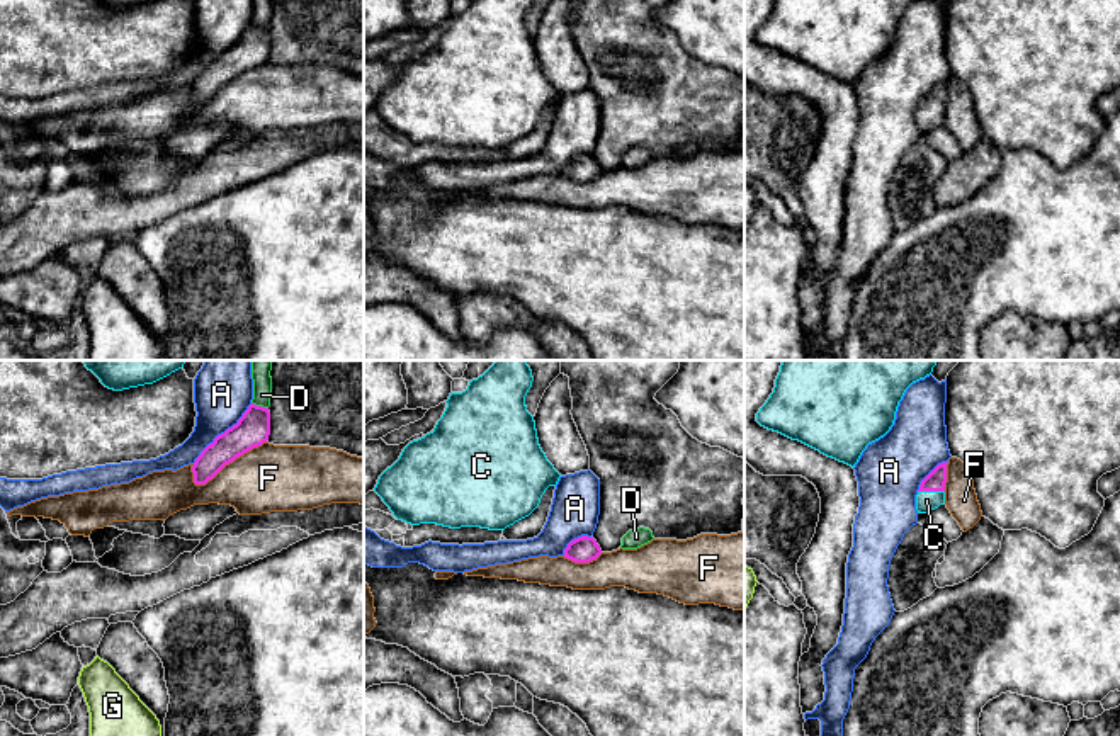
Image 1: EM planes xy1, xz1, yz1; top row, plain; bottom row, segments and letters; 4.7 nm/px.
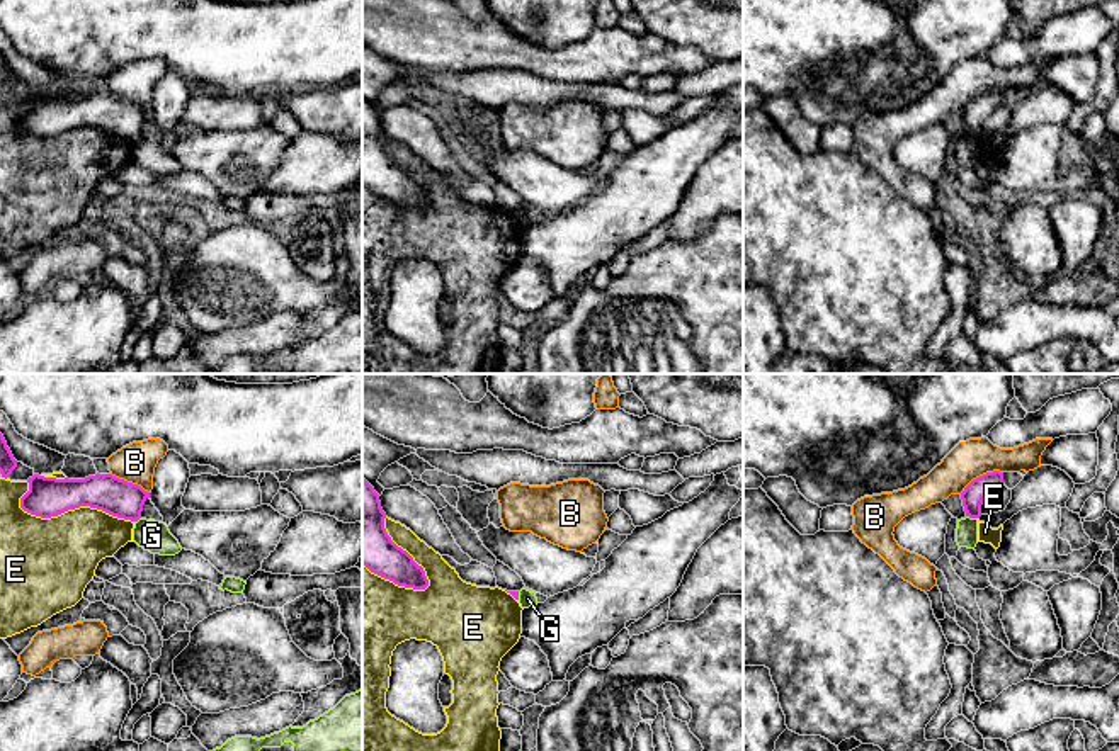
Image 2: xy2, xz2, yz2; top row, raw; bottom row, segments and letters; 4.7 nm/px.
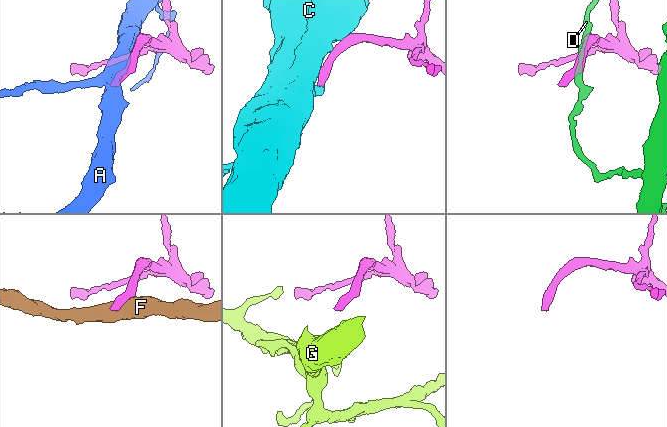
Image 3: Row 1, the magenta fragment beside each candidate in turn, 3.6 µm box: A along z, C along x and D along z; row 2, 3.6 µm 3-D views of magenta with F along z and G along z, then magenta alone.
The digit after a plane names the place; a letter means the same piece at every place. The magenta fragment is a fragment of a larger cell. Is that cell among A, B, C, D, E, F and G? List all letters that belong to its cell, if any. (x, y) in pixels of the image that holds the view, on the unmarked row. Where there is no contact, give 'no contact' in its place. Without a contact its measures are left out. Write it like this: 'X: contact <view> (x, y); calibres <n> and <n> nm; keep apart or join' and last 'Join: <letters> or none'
A: contact xy1 (225, 51); calibres 160 and 220 nm; keep apart
B: contact yz2 (980, 95); calibres 110 and 180 nm; keep apart
C: contact yz1 (932, 109); calibres 100 and 100 nm; join
D: contact xy1 (260, 26); calibres 160 and 100 nm; keep apart
E: contact xy2 (73, 128); calibres 190 and 380 nm; keep apart
F: contact xy1 (228, 82); calibres 160 and 320 nm; keep apart
G: contact yz2 (971, 136); calibres 110 and 110 nm; keep apart
Join: C

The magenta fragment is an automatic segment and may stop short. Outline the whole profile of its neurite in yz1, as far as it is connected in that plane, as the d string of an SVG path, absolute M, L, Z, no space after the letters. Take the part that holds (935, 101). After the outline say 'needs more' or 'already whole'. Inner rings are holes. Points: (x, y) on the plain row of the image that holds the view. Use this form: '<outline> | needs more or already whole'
M938 83L919 104L916 114L918 133L928 133L945 122L947 83Z | needs more

